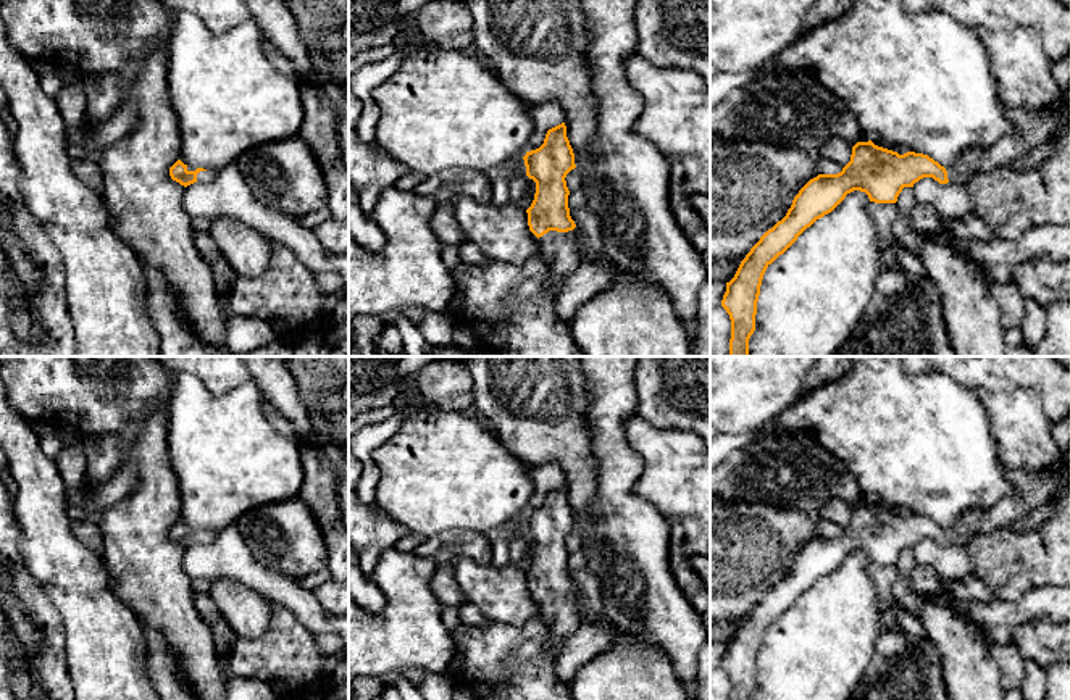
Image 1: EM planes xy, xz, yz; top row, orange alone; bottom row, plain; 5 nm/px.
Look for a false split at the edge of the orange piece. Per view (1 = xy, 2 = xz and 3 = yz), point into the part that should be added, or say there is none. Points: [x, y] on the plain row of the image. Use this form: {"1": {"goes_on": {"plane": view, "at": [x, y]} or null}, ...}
{"1": {"goes_on": {"plane": "xy", "at": [202, 537]}}, "2": {"goes_on": {"plane": "xz", "at": [560, 615]}}, "3": {"goes_on": {"plane": "yz", "at": [1032, 491]}}}

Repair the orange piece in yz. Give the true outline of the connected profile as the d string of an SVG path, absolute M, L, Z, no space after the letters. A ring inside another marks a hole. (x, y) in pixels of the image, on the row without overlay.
M1070 416L1052 424L1051 435L1060 452L1062 465L1046 474L1010 473L1015 487L989 508L963 511L949 527L923 515L897 513L871 502L852 508L851 523L838 535L818 535L794 558L786 577L768 590L741 623L734 639L726 644L721 668L731 681L731 700L750 700L755 692L757 663L767 629L783 616L817 581L831 574L847 555L865 553L870 563L896 565L904 548L923 539L939 545L968 542L980 535L1009 527L1051 500L1059 477L1070 471Z

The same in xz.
M565 484L547 492L544 505L523 518L526 537L536 544L528 574L529 592L539 600L539 619L552 640L566 640L583 624L573 602L566 535L576 529Z

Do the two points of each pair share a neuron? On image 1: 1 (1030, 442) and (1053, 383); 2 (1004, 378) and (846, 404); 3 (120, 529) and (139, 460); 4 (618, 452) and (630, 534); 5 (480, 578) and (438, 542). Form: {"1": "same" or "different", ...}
{"1": "different", "2": "different", "3": "same", "4": "same", "5": "different"}

